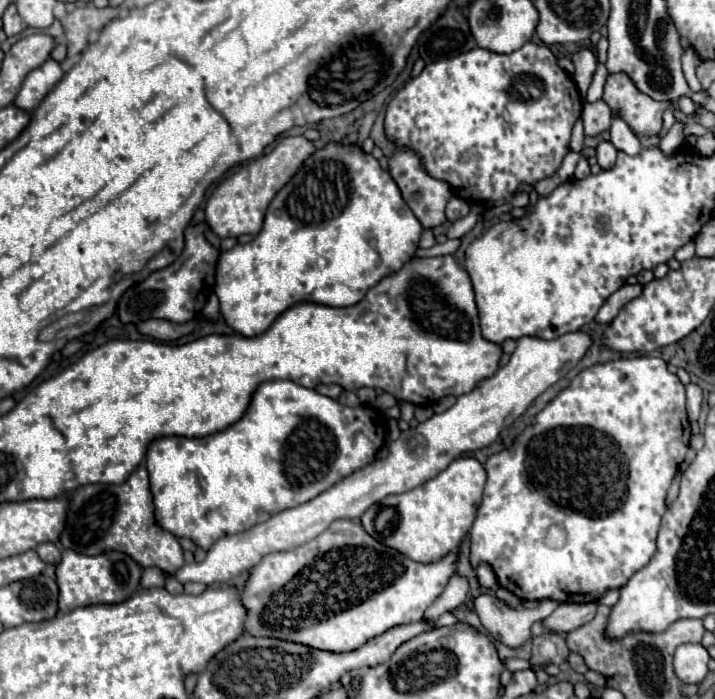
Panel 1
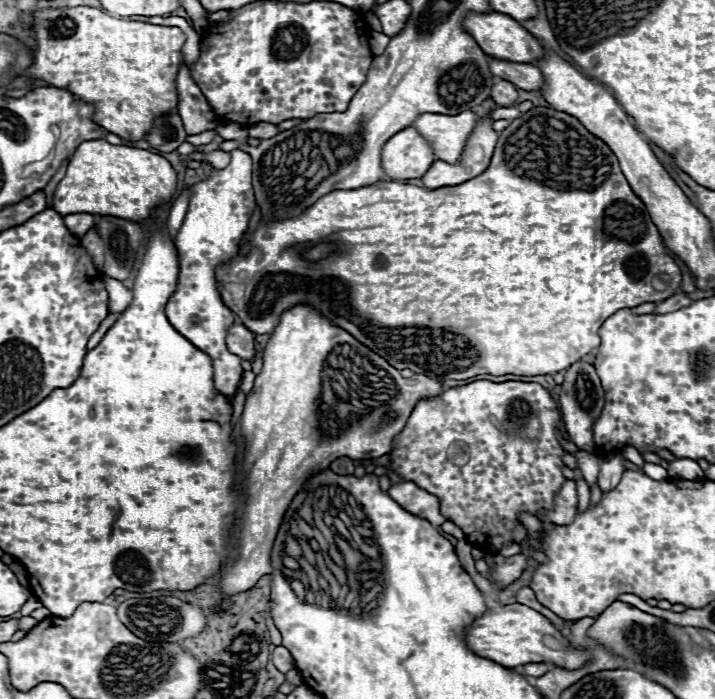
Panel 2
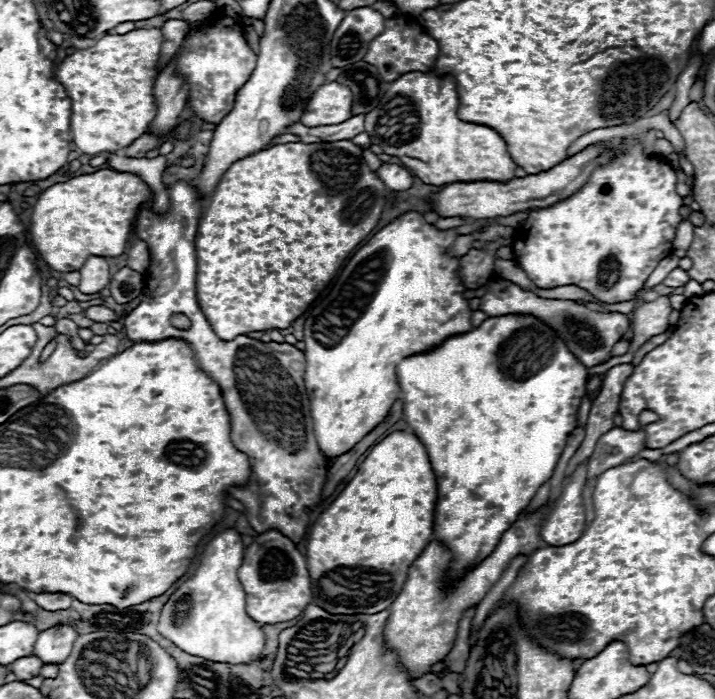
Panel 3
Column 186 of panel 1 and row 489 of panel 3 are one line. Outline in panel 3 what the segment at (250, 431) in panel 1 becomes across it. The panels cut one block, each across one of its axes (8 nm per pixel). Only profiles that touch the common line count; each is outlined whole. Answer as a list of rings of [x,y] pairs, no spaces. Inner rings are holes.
[[[498,316],[498,318],[484,320],[478,328],[474,328],[466,334],[458,334],[458,336],[448,338],[444,344],[440,344],[438,348],[434,348],[428,354],[416,354],[416,356],[404,358],[396,366],[396,376],[398,376],[398,384],[400,384],[400,398],[404,402],[404,420],[410,426],[410,430],[424,444],[430,464],[432,464],[432,470],[436,474],[438,500],[436,500],[436,514],[434,514],[434,540],[438,540],[440,544],[444,544],[452,552],[448,576],[450,576],[450,580],[456,580],[456,578],[462,578],[466,570],[476,568],[486,556],[490,556],[494,552],[502,534],[516,522],[518,514],[530,504],[536,490],[552,476],[552,472],[564,452],[566,440],[568,440],[570,432],[576,428],[576,416],[578,416],[578,408],[580,408],[584,392],[586,392],[588,372],[586,372],[586,366],[580,364],[576,360],[576,356],[572,356],[568,352],[566,344],[546,324],[538,322],[532,316]]]

